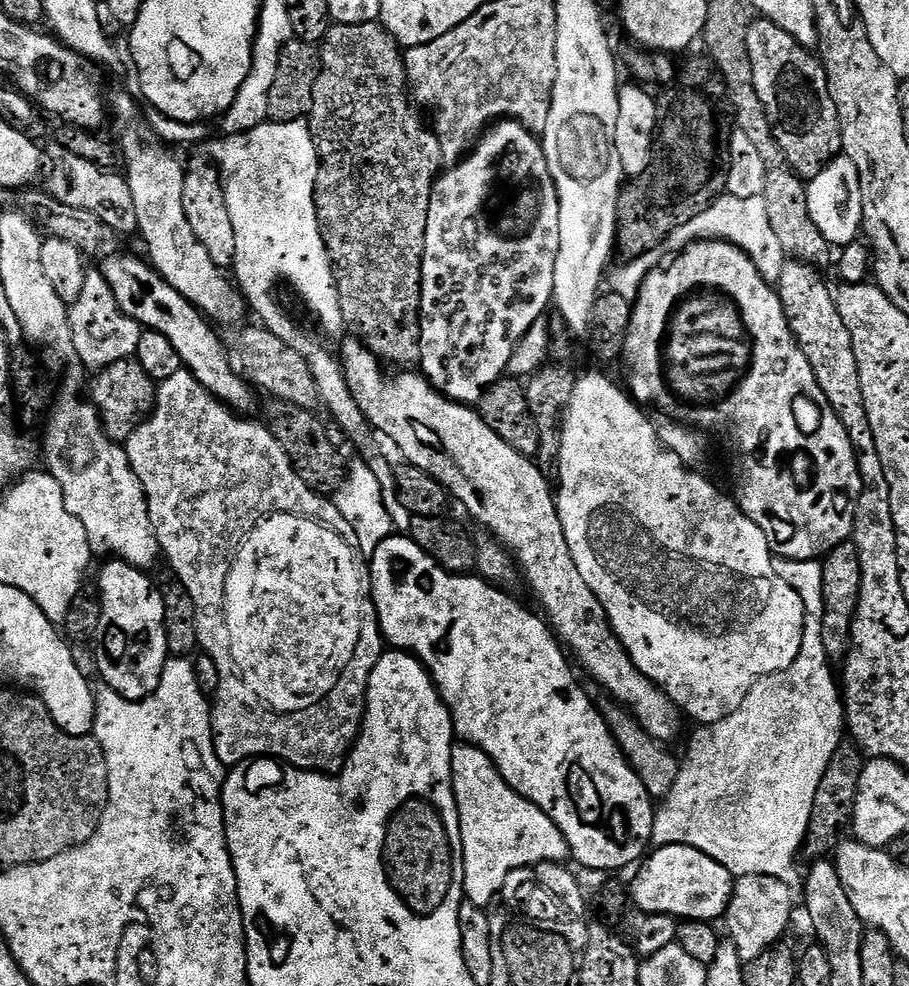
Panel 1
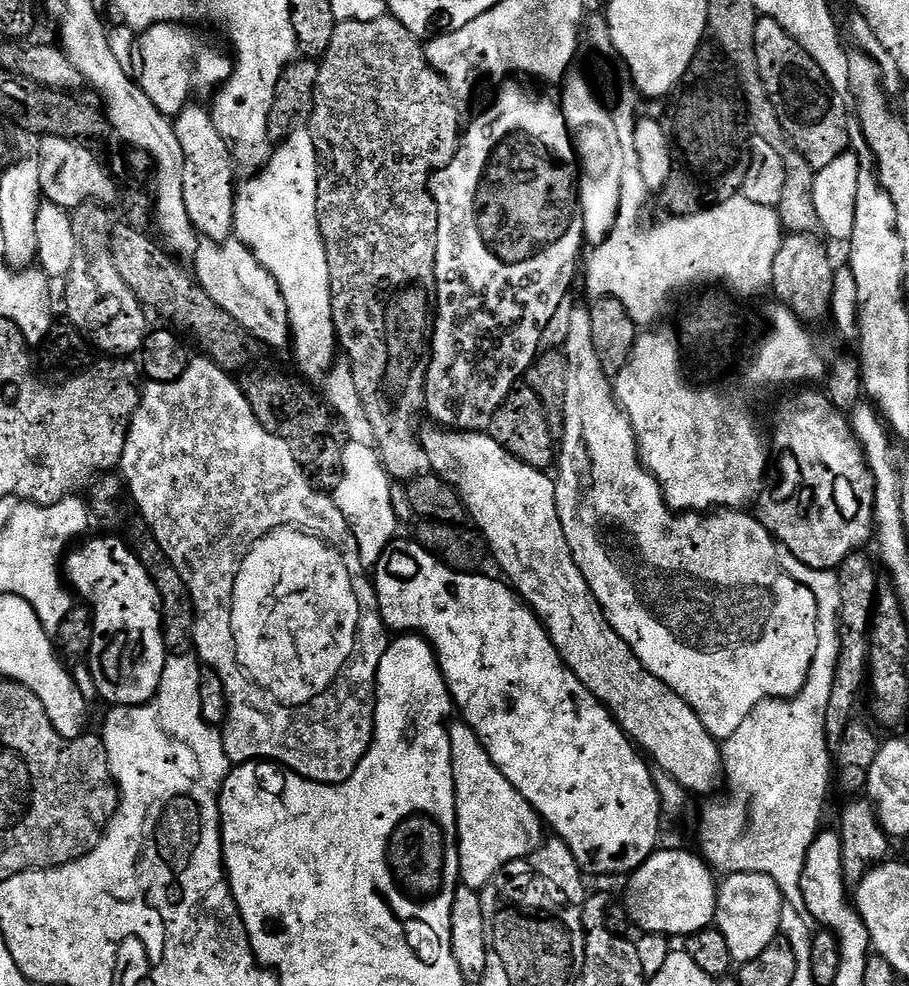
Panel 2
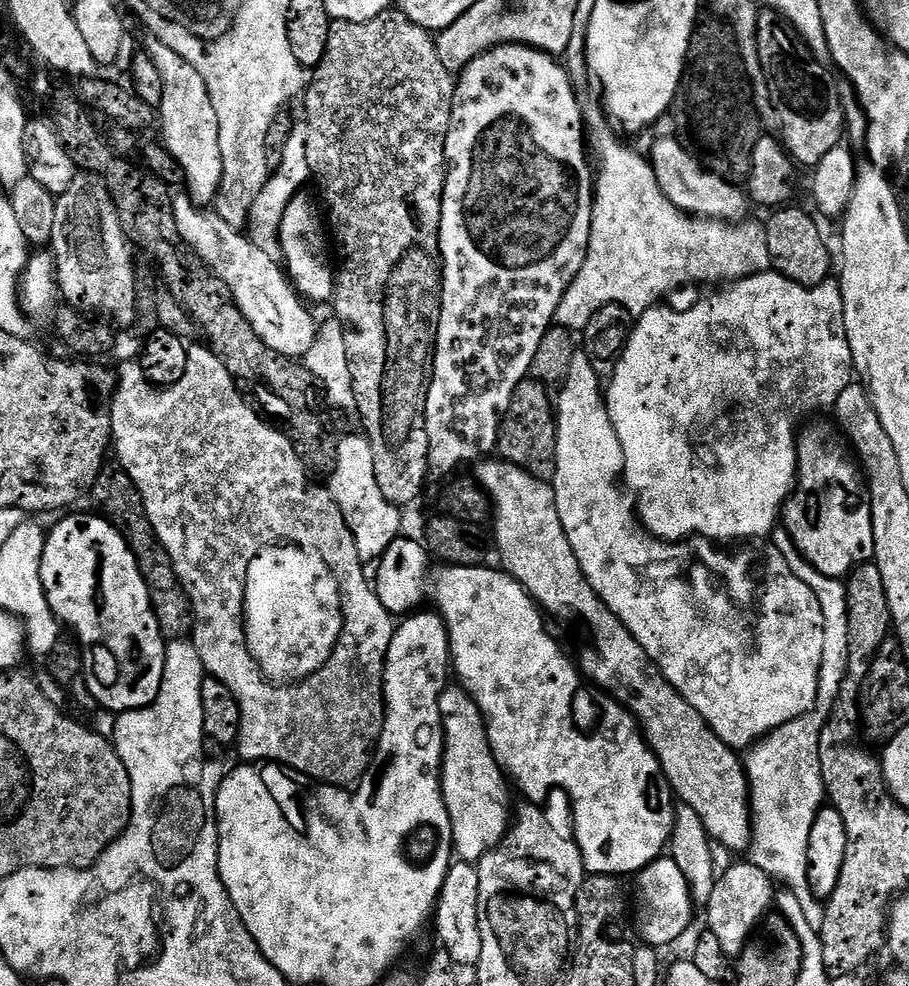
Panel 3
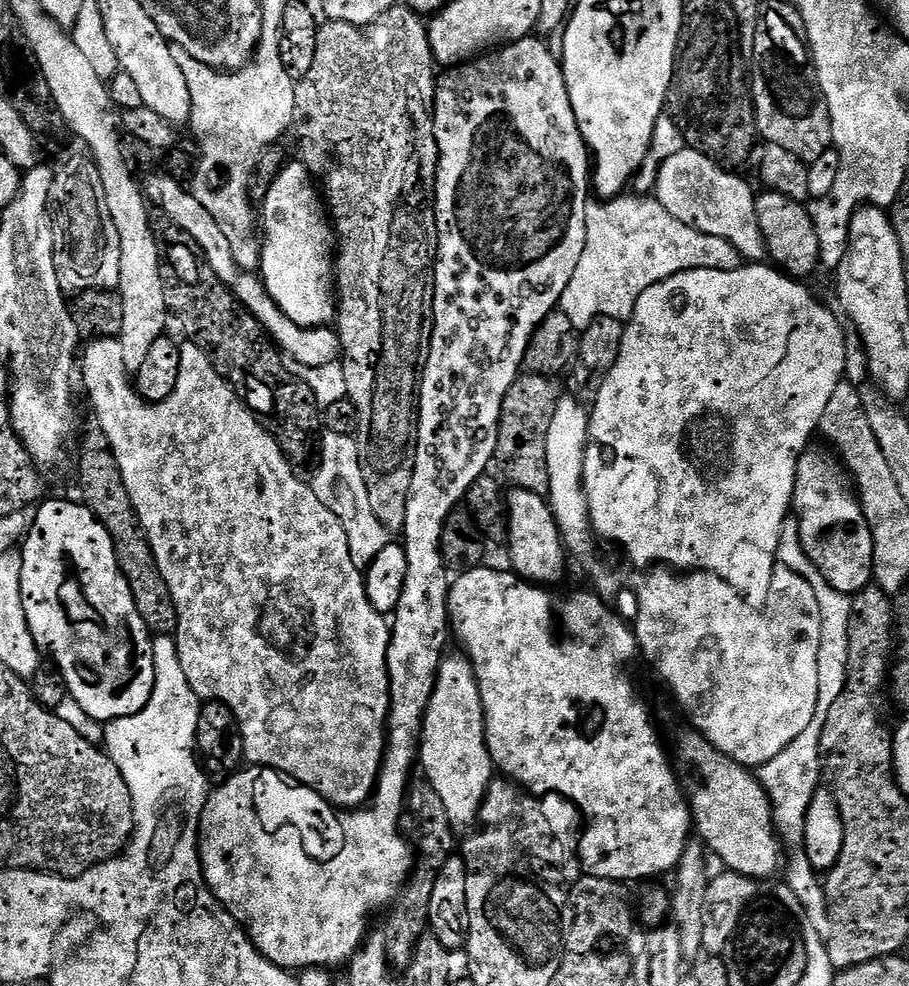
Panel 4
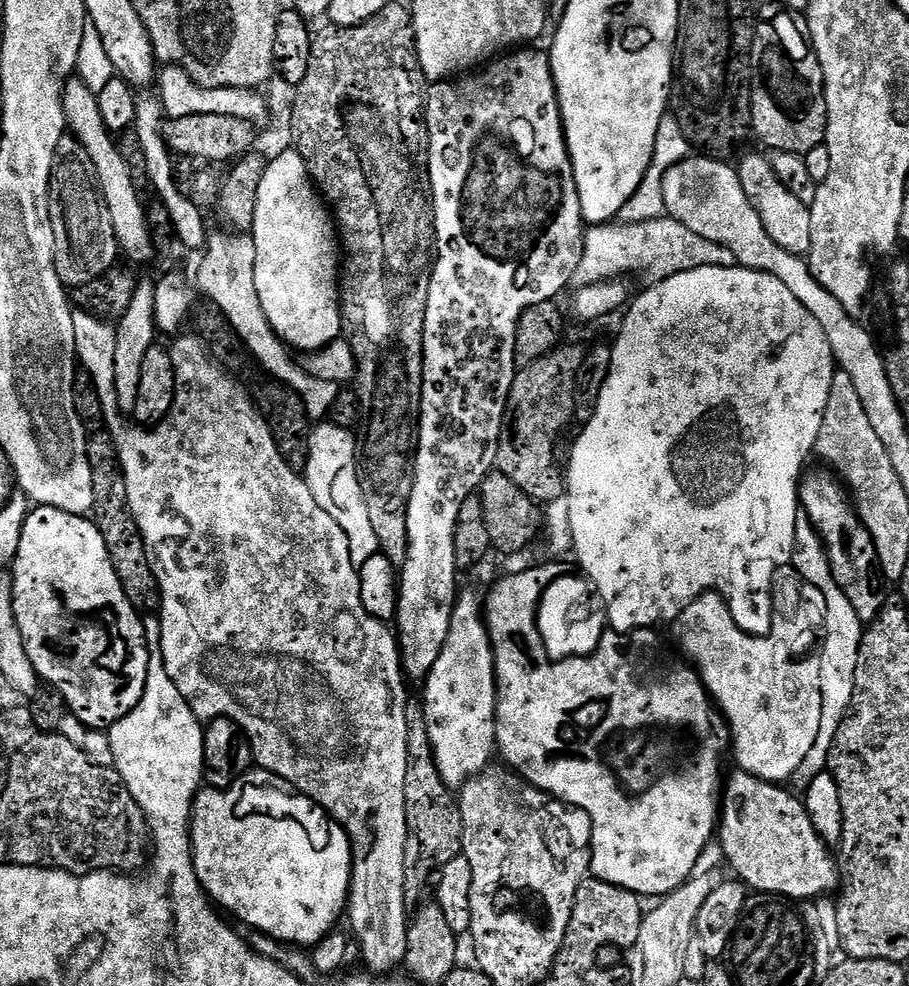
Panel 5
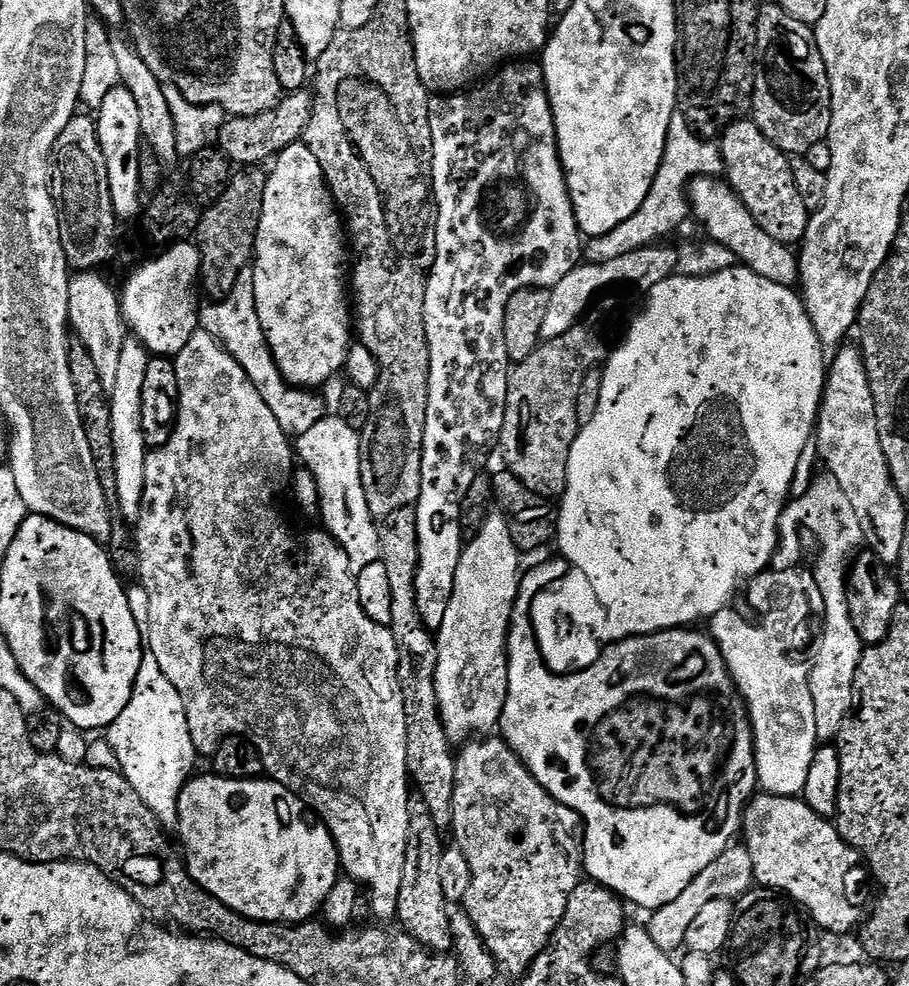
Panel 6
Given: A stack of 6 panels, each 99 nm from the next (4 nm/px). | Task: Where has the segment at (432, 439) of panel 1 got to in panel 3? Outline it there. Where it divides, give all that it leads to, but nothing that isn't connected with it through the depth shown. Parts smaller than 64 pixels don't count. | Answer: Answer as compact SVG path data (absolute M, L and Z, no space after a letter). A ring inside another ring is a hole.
M488 458L475 465L475 479L488 495L494 524L496 520L494 548L495 551L496 548L500 551L500 560L504 563L501 564L503 571L515 578L551 619L553 616L556 620L565 620L568 624L577 624L584 628L588 636L580 640L579 671L587 679L589 676L593 680L591 683L597 689L601 688L601 693L611 696L635 718L649 748L658 758L660 769L664 771L664 777L668 780L675 799L690 806L690 810L694 810L694 814L702 818L702 826L706 826L708 839L732 852L747 853L748 847L752 845L752 805L748 791L748 774L744 770L741 757L736 757L739 755L726 742L722 742L722 738L718 738L714 730L710 730L698 710L694 710L694 706L690 706L690 702L686 702L686 698L682 698L682 694L678 694L678 690L670 686L670 682L660 672L660 667L649 658L646 650L642 650L640 643L606 606L606 602L598 598L590 582L586 582L586 574L582 574L582 566L578 566L578 558L574 558L574 550L570 550L566 530L562 530L562 518L558 518L556 495L551 483L534 478L518 466L492 459L496 458Z

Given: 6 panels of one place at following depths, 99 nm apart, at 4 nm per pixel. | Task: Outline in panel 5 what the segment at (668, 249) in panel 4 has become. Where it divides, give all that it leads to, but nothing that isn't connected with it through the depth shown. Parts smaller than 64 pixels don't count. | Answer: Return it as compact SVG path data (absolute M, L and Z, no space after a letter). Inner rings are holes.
M671 218L647 220L637 224L609 222L589 227L584 234L584 253L574 272L575 287L596 284L598 281L631 277L631 272L645 272L648 278L664 279L698 266L737 267L736 255L710 238L701 238L694 230L686 230L682 222Z

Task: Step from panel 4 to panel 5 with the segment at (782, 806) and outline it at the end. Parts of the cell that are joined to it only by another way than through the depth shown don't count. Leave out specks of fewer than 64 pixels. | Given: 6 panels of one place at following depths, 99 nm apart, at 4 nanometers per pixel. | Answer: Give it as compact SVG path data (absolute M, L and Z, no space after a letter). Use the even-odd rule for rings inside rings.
M800 546L794 553L796 559L794 568L797 568L801 572L799 575L808 580L811 587L824 597L822 647L818 652L820 677L822 678L822 722L818 726L818 738L814 738L814 746L810 746L810 754L806 754L802 766L798 766L794 777L795 783L798 782L801 786L811 784L812 779L818 773L829 767L832 743L838 734L840 724L852 706L854 678L858 670L858 650L864 637L862 622L858 618L854 606L850 606L850 598L846 598L846 594L842 594L838 582L834 582L834 574L828 566L827 559L821 558L821 549L816 548ZM819 556L820 560L816 560Z

